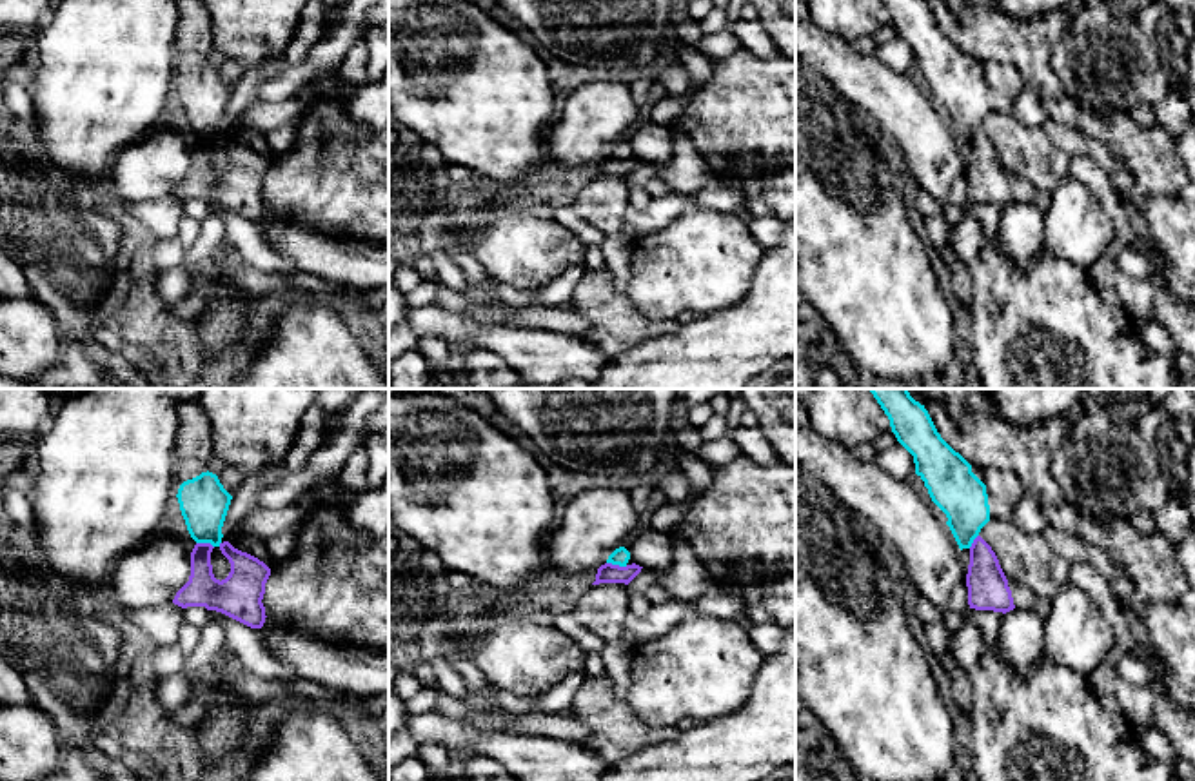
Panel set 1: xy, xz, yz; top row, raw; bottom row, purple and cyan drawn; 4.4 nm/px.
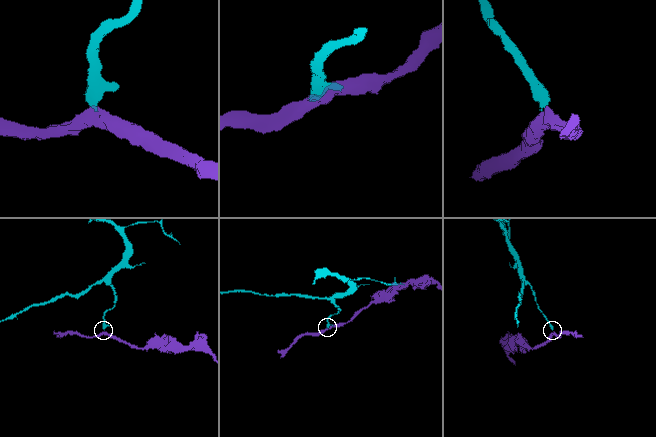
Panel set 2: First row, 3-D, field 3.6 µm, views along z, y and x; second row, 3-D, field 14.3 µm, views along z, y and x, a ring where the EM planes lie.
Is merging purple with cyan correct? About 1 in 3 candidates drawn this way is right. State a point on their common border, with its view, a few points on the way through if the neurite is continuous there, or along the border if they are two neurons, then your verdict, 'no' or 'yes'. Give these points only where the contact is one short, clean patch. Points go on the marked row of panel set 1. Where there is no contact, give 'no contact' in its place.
xz (618, 565) | along xz (607, 562), (627, 565) | no

